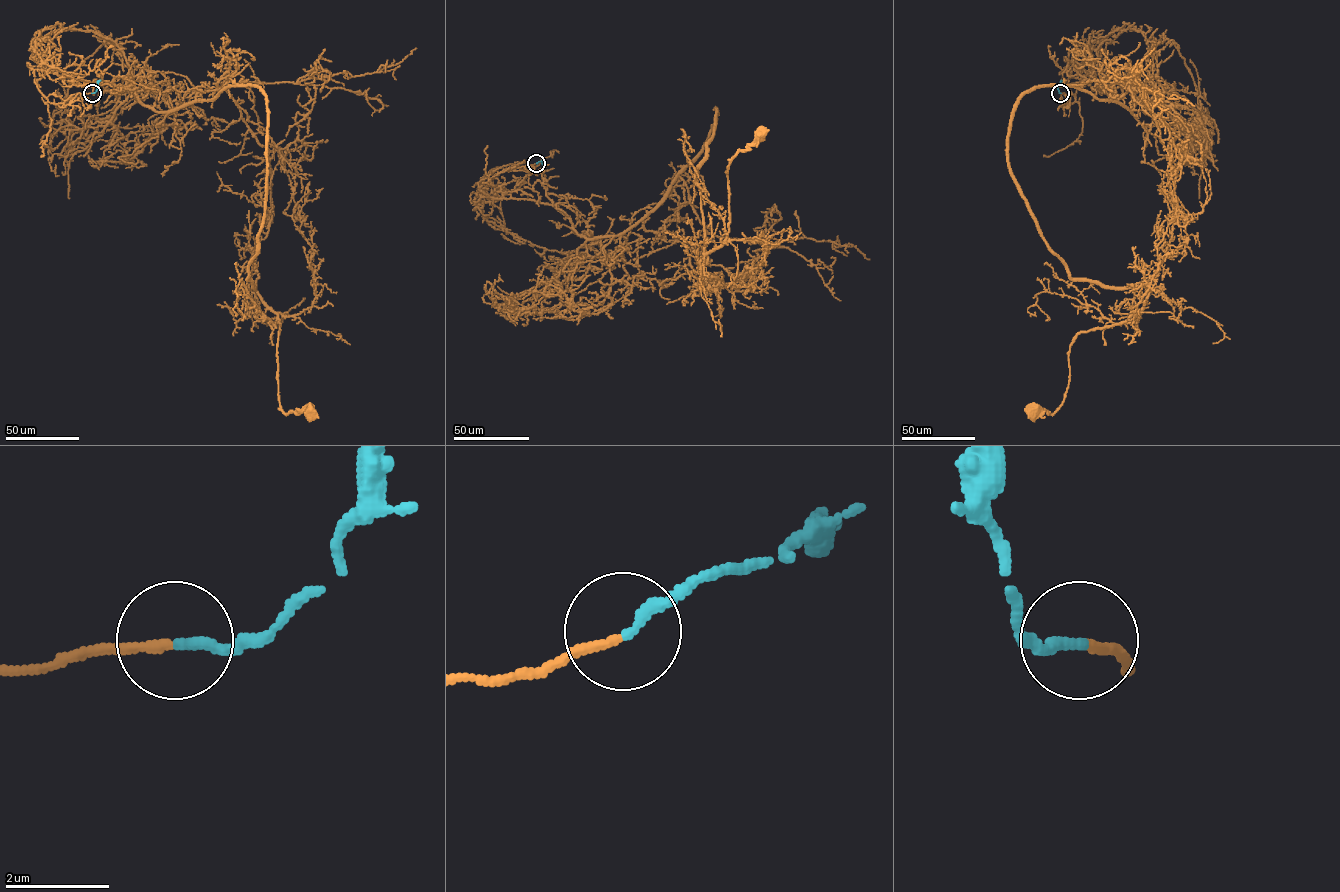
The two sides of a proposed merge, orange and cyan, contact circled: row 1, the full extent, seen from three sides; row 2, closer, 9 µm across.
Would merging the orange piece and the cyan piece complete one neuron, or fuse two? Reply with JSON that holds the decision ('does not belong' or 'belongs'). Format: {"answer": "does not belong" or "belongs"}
{"answer": "belongs"}

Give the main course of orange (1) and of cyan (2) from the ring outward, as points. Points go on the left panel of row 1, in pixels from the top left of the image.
1: (92, 93), (35, 83), (160, 112), (224, 89), (293, 165), (316, 297), (277, 313), (278, 400), (310, 411)
2: (92, 93), (96, 91), (100, 79)

